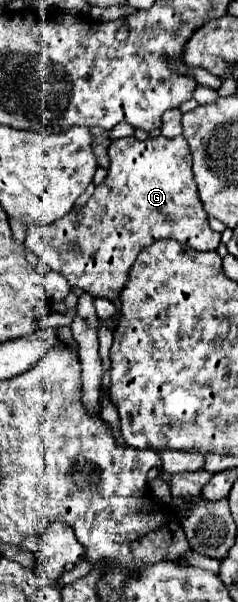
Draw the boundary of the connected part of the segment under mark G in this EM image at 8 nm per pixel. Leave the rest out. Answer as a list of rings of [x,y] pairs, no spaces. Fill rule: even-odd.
[[[134,136],[114,140],[110,143],[110,168],[106,180],[96,186],[96,192],[88,204],[80,210],[70,210],[58,222],[50,226],[28,226],[24,246],[32,250],[40,262],[46,262],[54,272],[62,274],[70,286],[78,286],[90,296],[104,296],[114,300],[130,274],[136,256],[156,240],[172,238],[194,250],[216,250],[220,244],[220,234],[208,226],[208,214],[200,202],[196,182],[192,176],[192,154],[182,136],[178,138],[148,138],[144,142]]]

